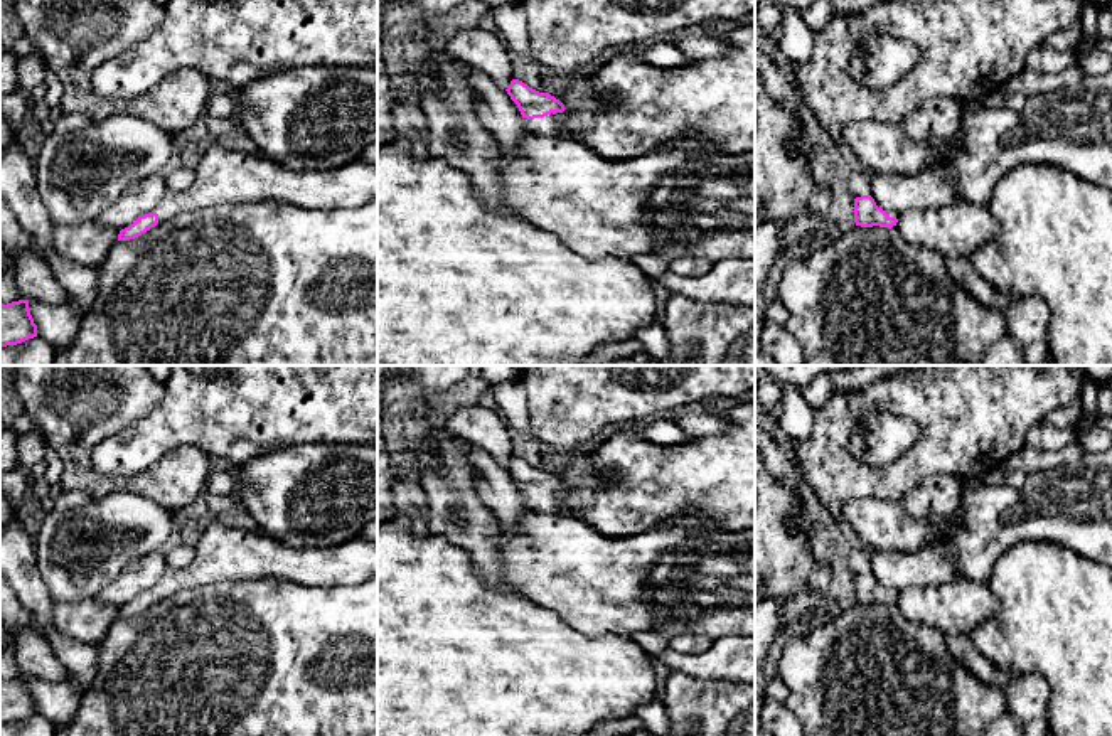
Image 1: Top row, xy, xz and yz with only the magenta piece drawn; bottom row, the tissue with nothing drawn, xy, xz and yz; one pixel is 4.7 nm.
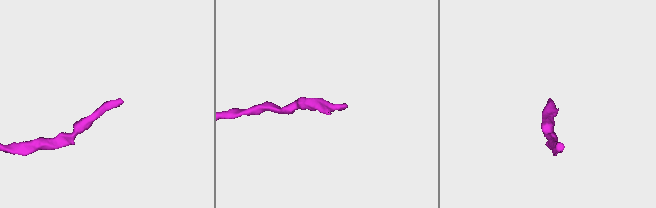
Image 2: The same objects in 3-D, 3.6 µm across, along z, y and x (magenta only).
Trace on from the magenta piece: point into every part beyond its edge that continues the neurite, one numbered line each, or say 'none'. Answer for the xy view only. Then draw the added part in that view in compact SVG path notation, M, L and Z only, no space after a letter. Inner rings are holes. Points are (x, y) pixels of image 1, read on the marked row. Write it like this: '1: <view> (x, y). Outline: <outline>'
1: xy (224, 174). Outline: M224 138L200 143L199 165L194 182L184 192L167 192L150 212L158 214L158 224L192 209L214 207L217 204L239 204L276 200L303 209L356 209L377 199L377 162L352 162L334 170L293 172L268 160L258 152L243 152Z

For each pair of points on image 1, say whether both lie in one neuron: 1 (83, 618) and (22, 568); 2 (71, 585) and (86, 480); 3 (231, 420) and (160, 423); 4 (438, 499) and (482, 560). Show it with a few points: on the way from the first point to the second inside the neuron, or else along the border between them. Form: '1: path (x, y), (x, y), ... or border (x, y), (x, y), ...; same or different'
1: border (54, 603), (53, 625), (74, 639); different
2: border (132, 492), (108, 492), (93, 499); different
3: path (214, 418), (204, 425), (177, 423); same
4: path (442, 516), (442, 521), (450, 524), (469, 543); same

